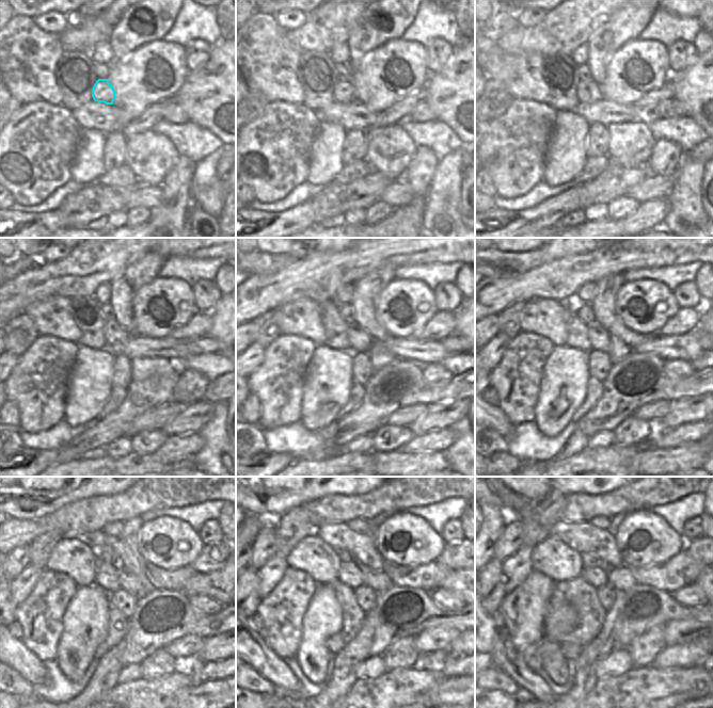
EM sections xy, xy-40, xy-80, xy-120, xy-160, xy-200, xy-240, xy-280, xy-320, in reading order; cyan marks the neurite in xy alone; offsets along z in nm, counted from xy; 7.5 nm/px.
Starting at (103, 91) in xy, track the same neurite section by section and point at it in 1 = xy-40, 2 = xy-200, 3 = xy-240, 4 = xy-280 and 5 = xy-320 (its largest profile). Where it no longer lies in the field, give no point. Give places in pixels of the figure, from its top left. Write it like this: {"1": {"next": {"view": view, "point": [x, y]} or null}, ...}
{"1": {"next": {"view": "xy-40", "point": [344, 92]}}, "2": {"next": {"view": "xy-200", "point": [600, 339]}}, "3": {"next": {"view": "xy-240", "point": [128, 580]}}, "4": {"next": {"view": "xy-280", "point": [376, 579]}}, "5": {"next": {"view": "xy-320", "point": [621, 578]}}}

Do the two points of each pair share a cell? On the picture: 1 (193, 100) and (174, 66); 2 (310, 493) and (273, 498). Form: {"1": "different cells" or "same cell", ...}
{"1": "different cells", "2": "same cell"}

